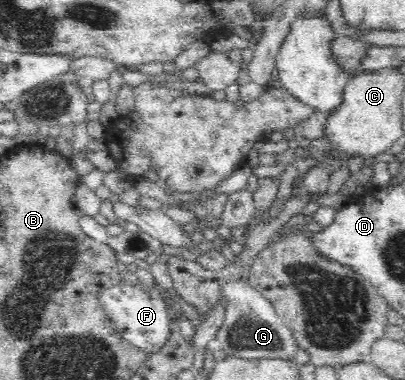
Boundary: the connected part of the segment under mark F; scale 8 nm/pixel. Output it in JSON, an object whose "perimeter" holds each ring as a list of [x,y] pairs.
{"perimeter":[[[122,280],[115,286],[103,288],[99,293],[98,301],[100,308],[113,324],[113,328],[121,334],[121,338],[149,357],[157,354],[169,342],[171,330],[178,326],[181,316],[171,292],[158,284],[145,288],[143,282]]]}

